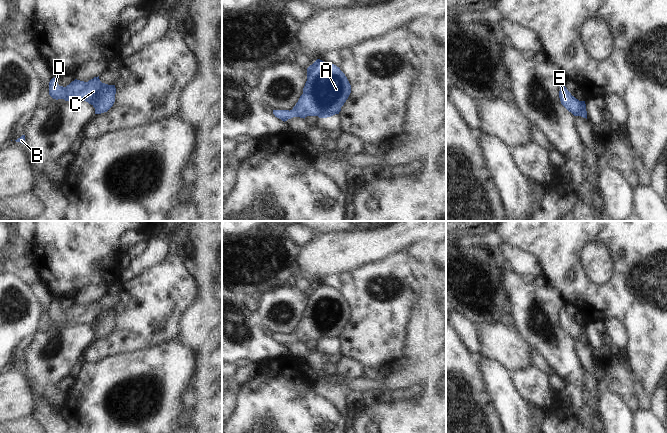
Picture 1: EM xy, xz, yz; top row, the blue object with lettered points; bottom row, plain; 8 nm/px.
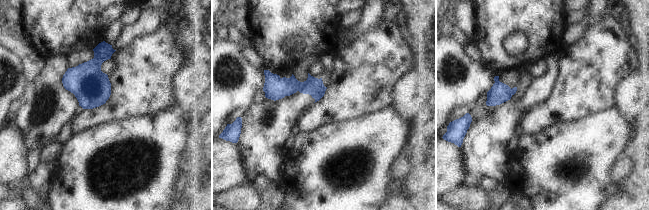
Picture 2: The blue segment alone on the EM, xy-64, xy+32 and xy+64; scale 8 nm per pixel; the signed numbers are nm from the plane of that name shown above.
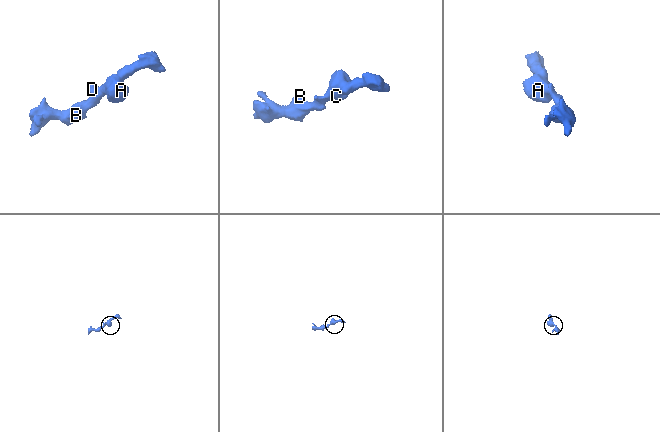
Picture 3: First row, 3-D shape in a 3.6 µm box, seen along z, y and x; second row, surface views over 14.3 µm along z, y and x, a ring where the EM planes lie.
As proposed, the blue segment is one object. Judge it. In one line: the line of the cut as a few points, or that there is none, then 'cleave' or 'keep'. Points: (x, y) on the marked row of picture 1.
cut none; keep

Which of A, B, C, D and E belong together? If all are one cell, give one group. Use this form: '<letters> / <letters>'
A B C D E

